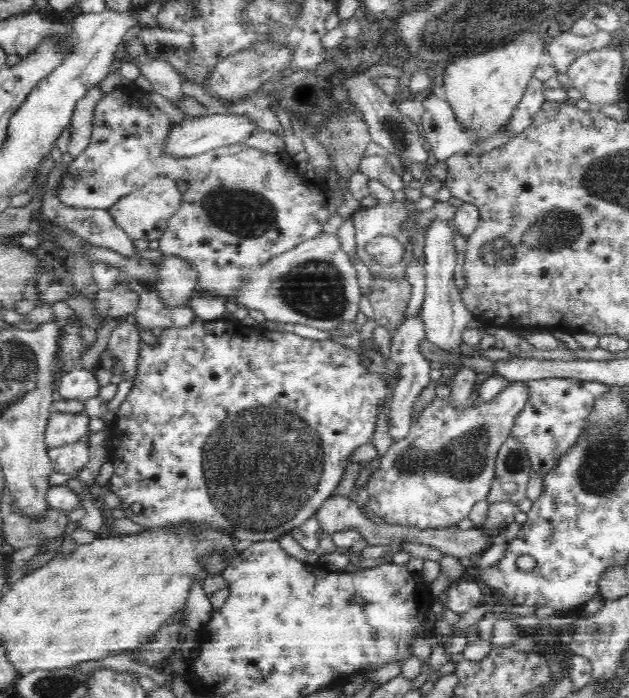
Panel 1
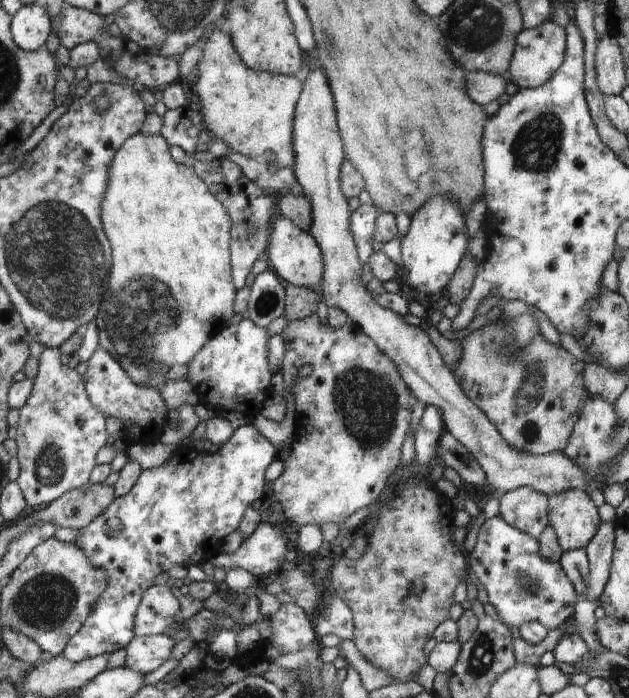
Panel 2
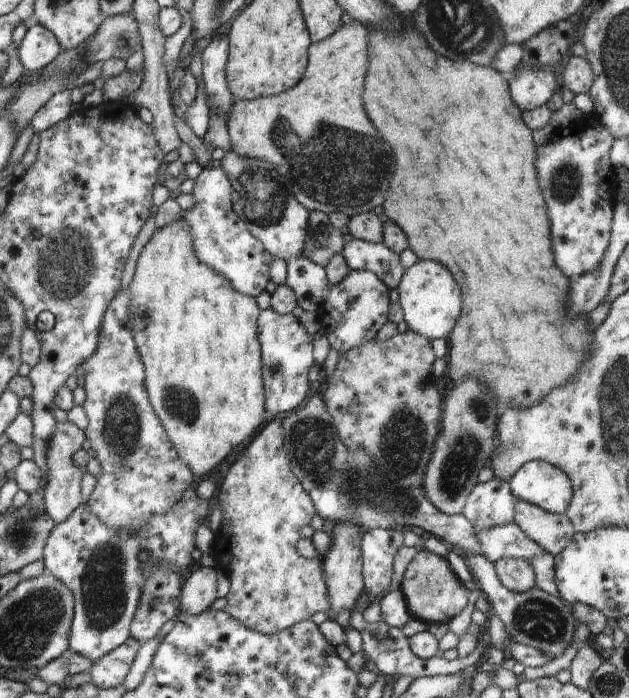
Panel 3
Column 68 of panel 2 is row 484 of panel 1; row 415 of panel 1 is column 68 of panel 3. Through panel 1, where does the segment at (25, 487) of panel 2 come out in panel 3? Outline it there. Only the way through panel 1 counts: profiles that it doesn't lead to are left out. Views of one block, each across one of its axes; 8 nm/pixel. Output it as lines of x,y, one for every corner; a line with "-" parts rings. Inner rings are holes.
68,419
58,422
56,434
50,443
50,450
48,450
50,474
48,474
48,488
46,488
44,500
46,500
48,514
55,518
58,525
66,523
75,514
76,510
86,503
84,496
82,496
82,477
84,472
80,470
80,465
76,462
76,453
84,448
84,442
88,438
87,431
78,428
74,422

